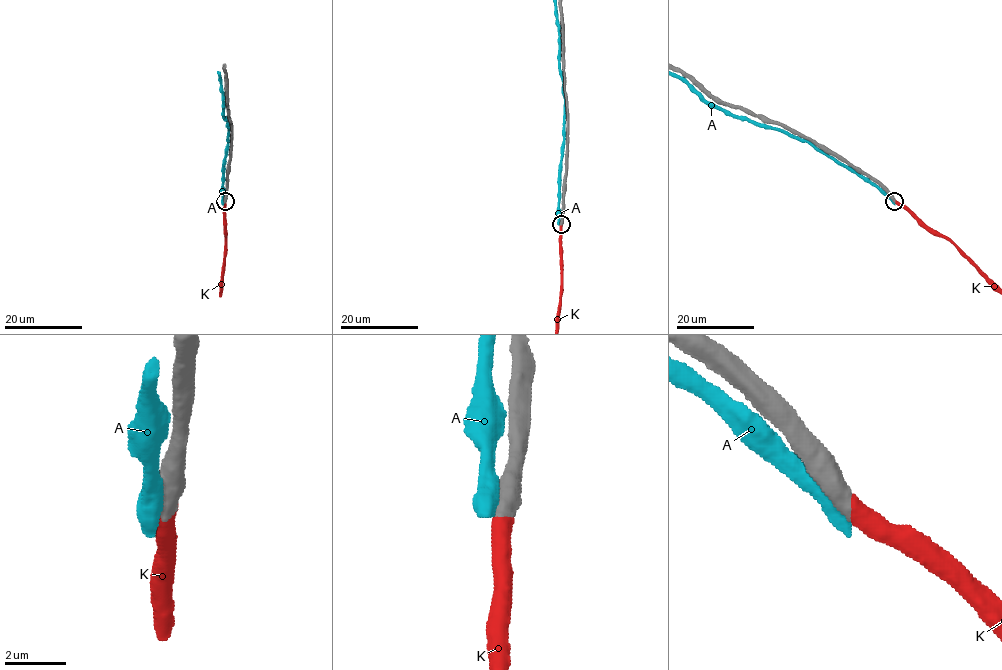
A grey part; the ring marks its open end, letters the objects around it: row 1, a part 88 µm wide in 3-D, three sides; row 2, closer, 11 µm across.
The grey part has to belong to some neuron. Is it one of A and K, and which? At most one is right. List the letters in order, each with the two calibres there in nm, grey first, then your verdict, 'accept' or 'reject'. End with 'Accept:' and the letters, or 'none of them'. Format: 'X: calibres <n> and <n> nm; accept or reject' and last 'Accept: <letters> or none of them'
A: calibres 750 and 550 nm; reject
K: calibres 600 and 550 nm; accept
Accept: K

